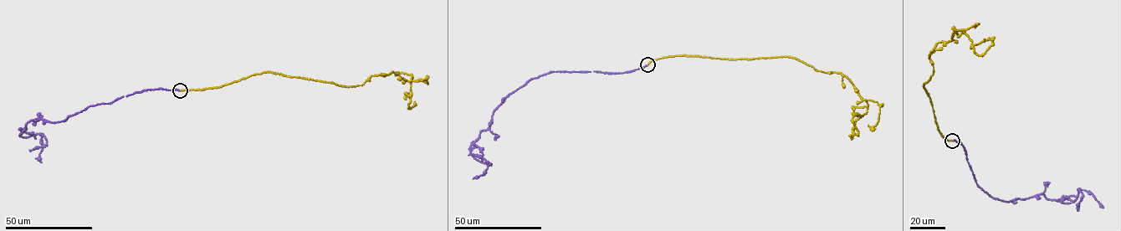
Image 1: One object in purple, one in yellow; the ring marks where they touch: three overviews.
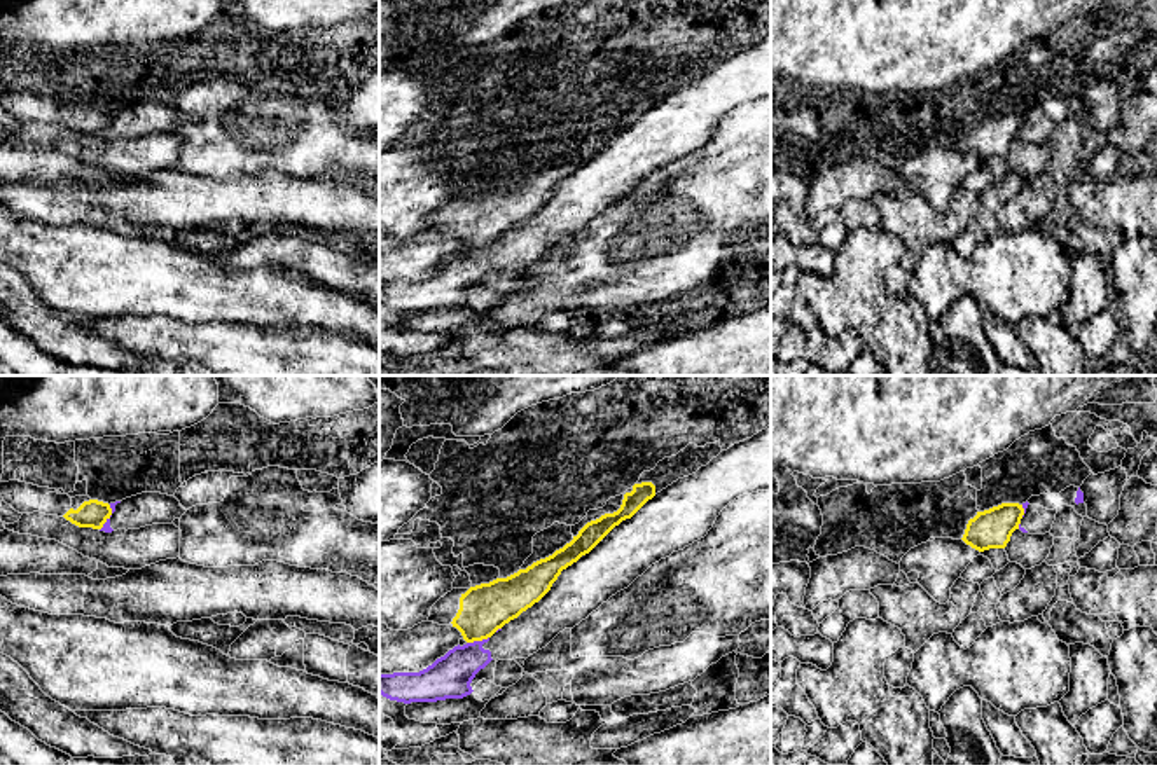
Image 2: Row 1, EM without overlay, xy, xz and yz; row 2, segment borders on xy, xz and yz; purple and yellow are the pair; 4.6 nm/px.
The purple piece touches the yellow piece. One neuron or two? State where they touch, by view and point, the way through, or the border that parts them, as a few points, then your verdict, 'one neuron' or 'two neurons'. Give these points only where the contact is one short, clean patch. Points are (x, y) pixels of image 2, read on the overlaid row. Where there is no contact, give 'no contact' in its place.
meets purple in xz at (478, 641); border along xz (488, 636), (467, 643); two neurons

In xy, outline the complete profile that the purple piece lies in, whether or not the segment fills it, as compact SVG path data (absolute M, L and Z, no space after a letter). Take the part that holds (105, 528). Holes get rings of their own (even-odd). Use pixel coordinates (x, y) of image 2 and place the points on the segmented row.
M142 493L122 501L110 503L112 515L100 531L140 529L152 524L171 524L187 512L175 496Z

